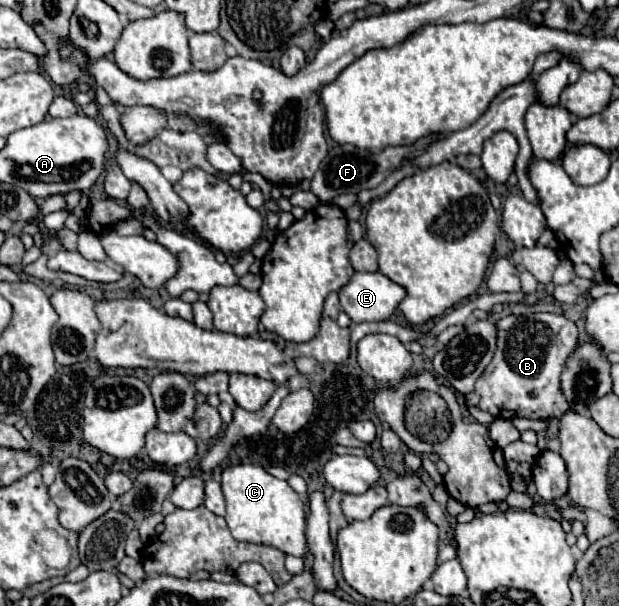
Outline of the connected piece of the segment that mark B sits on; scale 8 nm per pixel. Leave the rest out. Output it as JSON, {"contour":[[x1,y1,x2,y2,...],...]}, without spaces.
{"contour":[[528,314,528,316,506,316,498,320,498,348,496,354,486,366,484,374,478,378,474,392,480,396,478,408,492,414,494,418,532,418,532,420,548,420,548,418,560,418,564,412,568,412,566,400,562,398,560,386,560,374,562,366,566,364,566,358,570,356,570,350,578,344,578,330,576,324,570,322,564,316,558,314]]}

